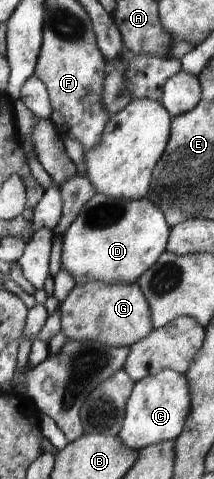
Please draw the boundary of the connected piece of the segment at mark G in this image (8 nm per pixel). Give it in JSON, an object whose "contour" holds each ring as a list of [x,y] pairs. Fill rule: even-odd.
{"contour":[[[91,281],[87,284],[76,284],[60,307],[63,334],[69,340],[77,342],[91,340],[111,348],[130,347],[154,329],[151,322],[151,308],[136,282],[105,284]]]}

